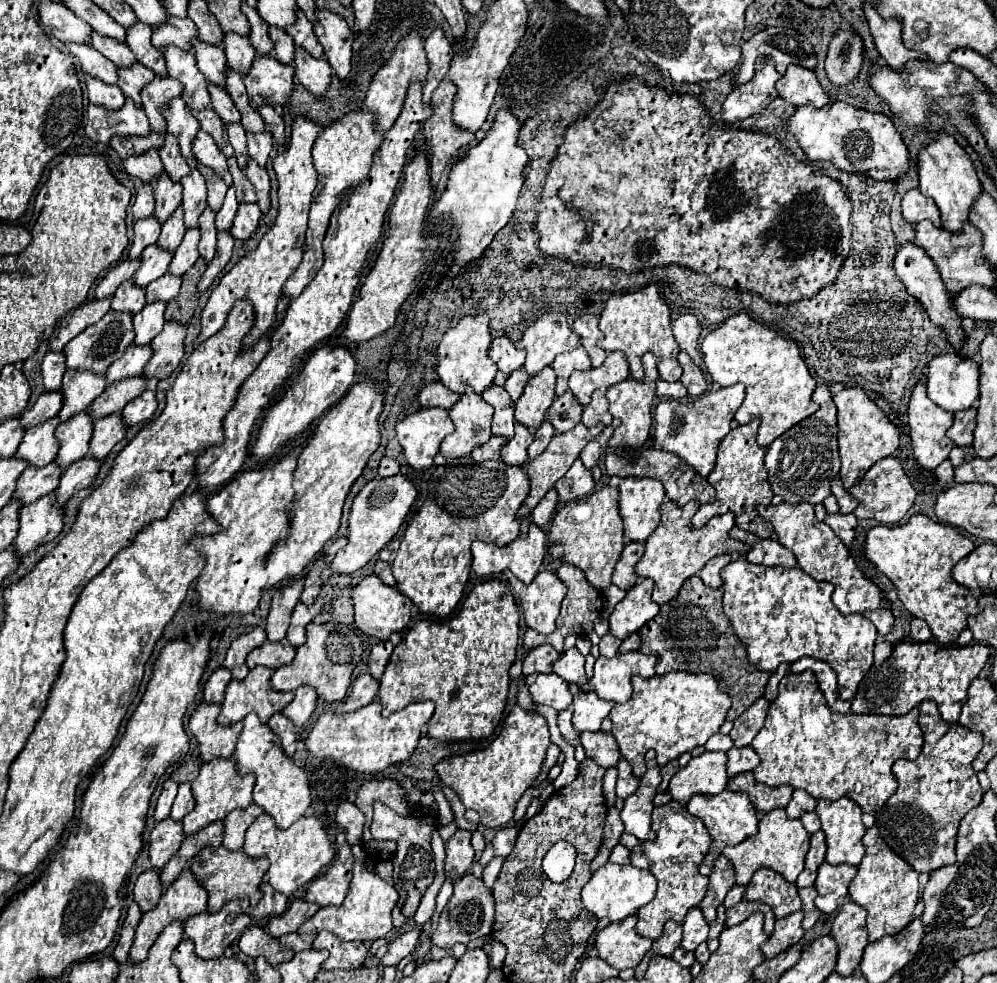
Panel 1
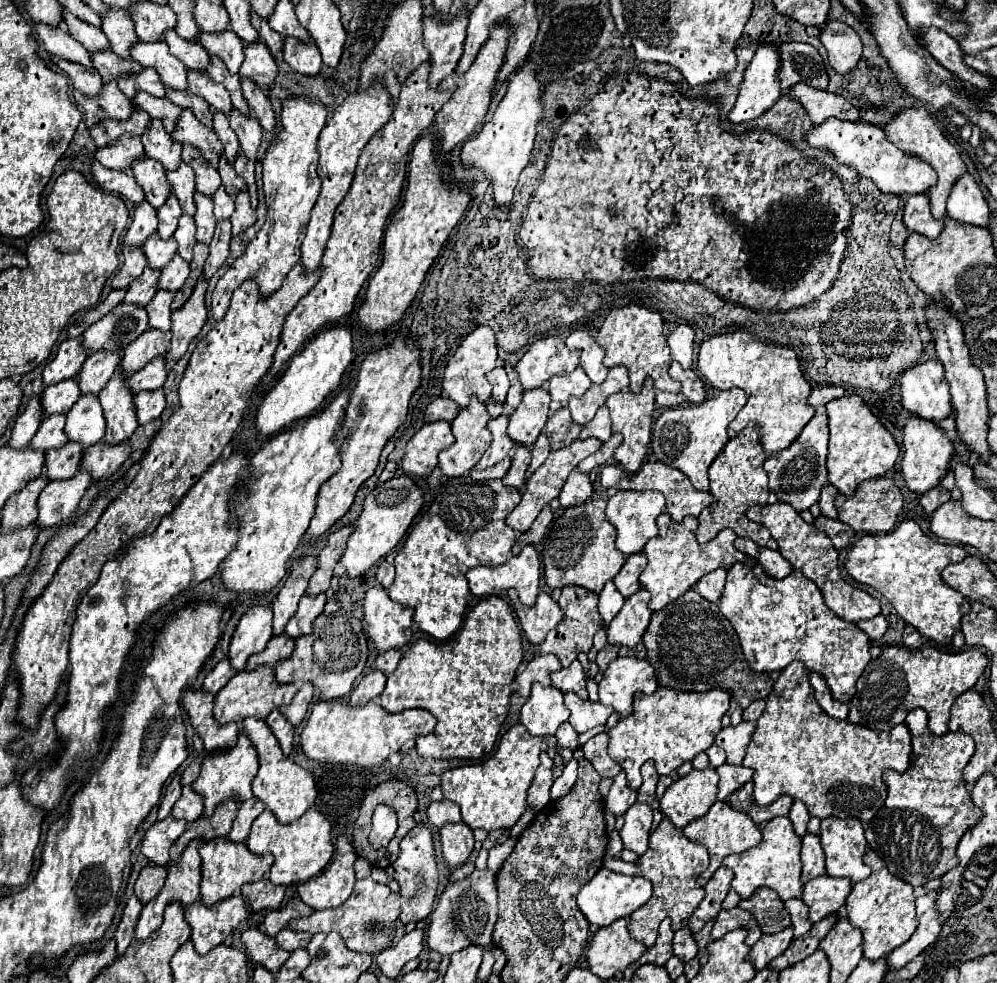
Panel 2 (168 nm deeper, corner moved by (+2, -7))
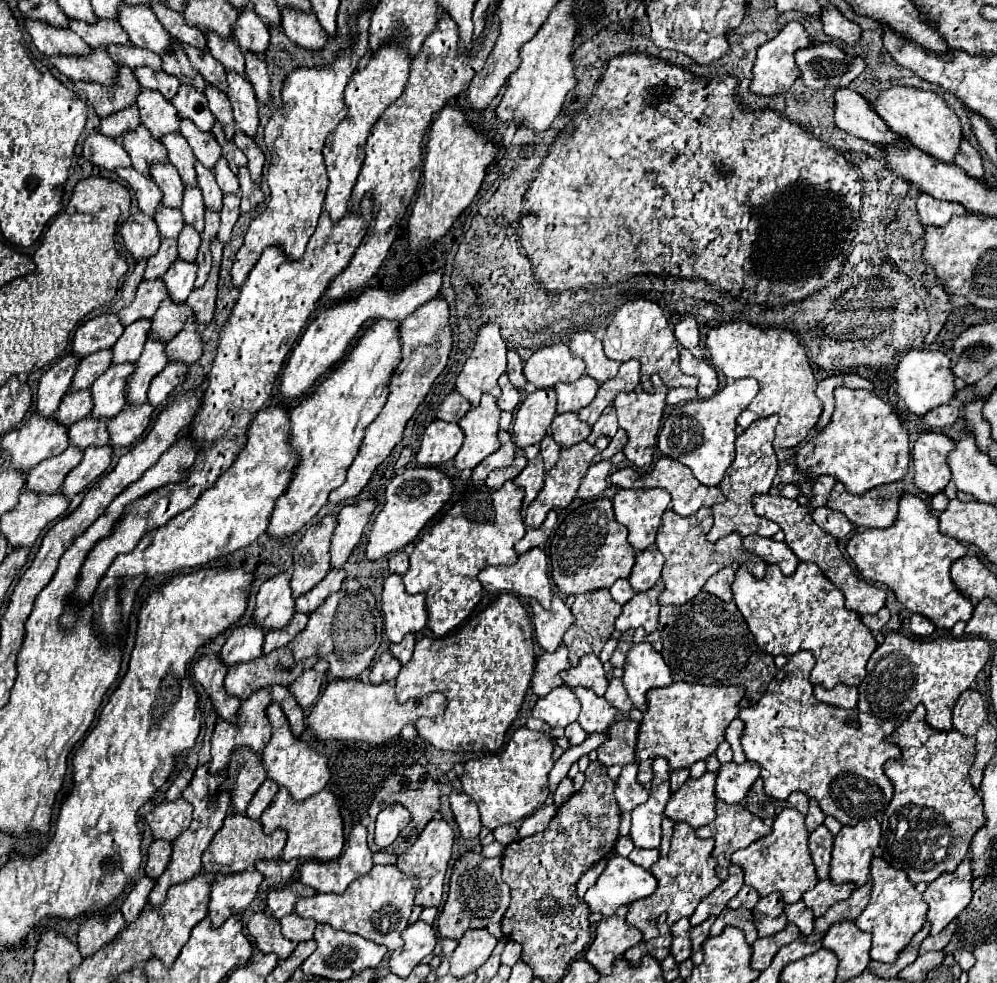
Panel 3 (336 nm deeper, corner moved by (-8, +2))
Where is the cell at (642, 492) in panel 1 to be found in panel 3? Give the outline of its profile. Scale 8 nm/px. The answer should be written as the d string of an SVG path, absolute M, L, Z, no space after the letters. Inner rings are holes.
M619 490L613 498L615 520L629 530L629 544L641 552L655 544L661 516L669 508L667 490Z

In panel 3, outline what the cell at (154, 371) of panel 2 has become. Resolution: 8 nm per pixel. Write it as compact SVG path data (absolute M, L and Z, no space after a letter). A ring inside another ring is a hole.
M191 316L185 322L183 330L167 344L167 354L171 360L183 360L187 366L191 366L201 358L201 350L203 350L203 342L199 336L199 326L195 316Z

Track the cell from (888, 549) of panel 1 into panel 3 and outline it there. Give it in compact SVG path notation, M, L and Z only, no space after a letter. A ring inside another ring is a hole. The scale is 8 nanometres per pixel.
M903 494L899 500L897 520L889 528L857 532L845 548L861 576L889 586L901 604L905 604L911 612L927 616L935 622L935 626L951 628L955 622L967 622L971 618L973 604L957 592L949 578L951 564L965 556L967 550L955 538L939 532L937 518L929 514L929 508L921 498Z

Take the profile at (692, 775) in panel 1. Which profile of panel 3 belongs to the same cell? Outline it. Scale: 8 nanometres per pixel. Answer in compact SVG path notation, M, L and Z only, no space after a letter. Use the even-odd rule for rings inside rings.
M705 772L701 778L689 778L675 794L671 794L665 816L675 824L687 822L695 830L715 820L715 772Z

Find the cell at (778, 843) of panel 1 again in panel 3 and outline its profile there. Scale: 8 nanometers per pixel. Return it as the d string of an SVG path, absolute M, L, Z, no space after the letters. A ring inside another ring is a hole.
M785 808L773 824L773 832L753 842L751 846L737 850L731 858L733 864L741 866L745 872L745 884L755 888L759 896L769 896L771 892L781 892L785 904L795 904L801 900L803 892L811 890L817 884L815 866L807 848L809 832L805 828L805 816L797 810Z

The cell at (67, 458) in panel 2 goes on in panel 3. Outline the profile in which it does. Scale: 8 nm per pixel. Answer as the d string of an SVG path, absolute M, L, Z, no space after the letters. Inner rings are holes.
M91 414L87 418L81 418L79 422L69 426L69 442L81 450L87 446L103 446L109 442L107 432L107 420L93 418Z

